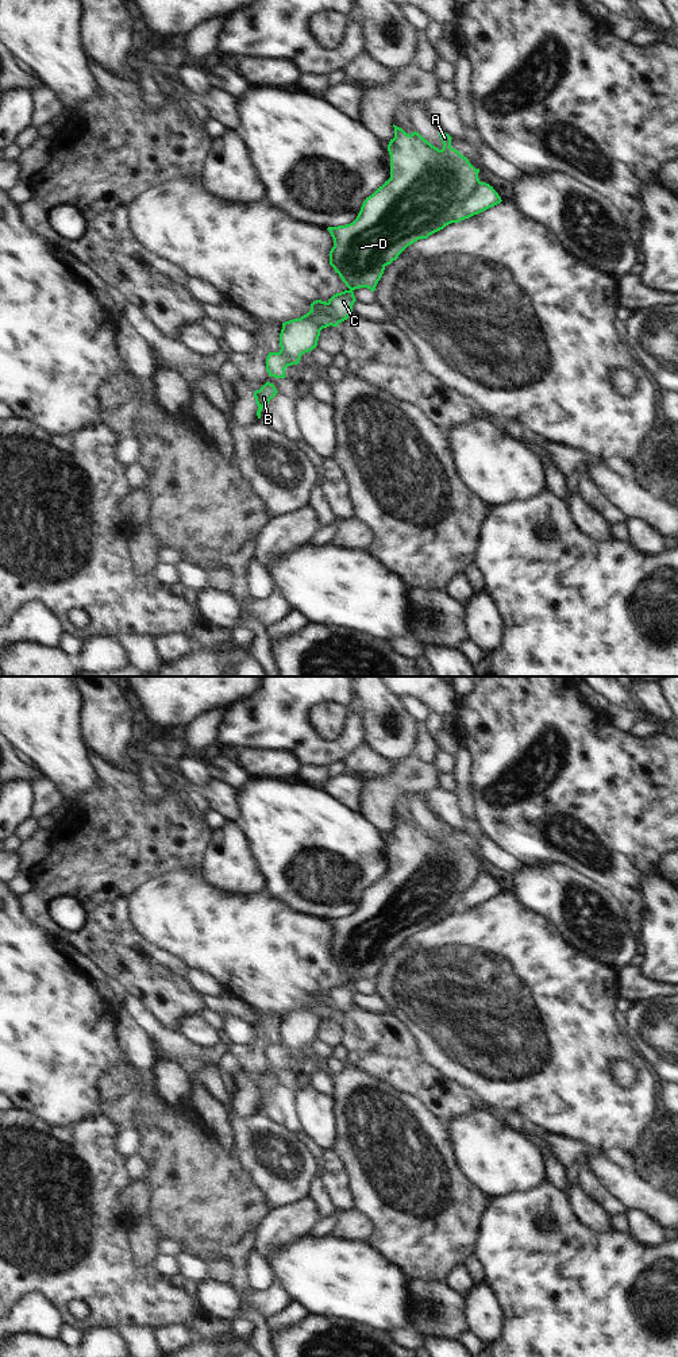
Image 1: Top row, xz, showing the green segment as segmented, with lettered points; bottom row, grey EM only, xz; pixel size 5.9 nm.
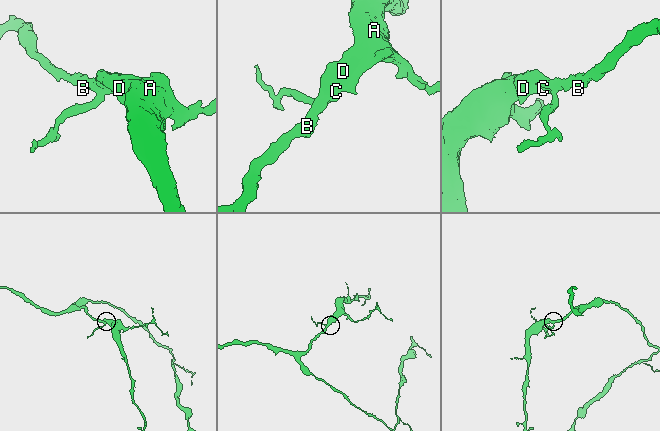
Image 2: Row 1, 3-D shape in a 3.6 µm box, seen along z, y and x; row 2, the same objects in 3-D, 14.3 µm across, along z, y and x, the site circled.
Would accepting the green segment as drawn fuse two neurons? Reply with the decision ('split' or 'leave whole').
split

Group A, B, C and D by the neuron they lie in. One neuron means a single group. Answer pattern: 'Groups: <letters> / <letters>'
Groups: A B D / C

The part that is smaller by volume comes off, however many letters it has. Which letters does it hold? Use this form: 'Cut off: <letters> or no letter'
Cut off: C

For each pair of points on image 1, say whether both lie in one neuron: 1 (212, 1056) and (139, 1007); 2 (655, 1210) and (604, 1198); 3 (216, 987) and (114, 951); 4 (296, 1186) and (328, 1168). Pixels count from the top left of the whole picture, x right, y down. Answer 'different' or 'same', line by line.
1: same
2: different
3: different
4: different

